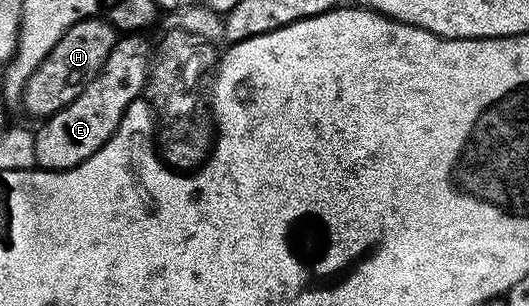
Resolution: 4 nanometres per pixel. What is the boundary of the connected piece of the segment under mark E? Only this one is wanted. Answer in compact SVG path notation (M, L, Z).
M120 36L117 37L110 56L106 56L106 64L102 64L102 72L66 108L62 108L56 114L43 119L39 123L40 130L35 131L36 143L36 166L41 170L69 170L78 164L82 164L118 128L126 108L135 98L145 93L148 84L148 71L150 69L150 58L148 54L148 42L144 36Z

